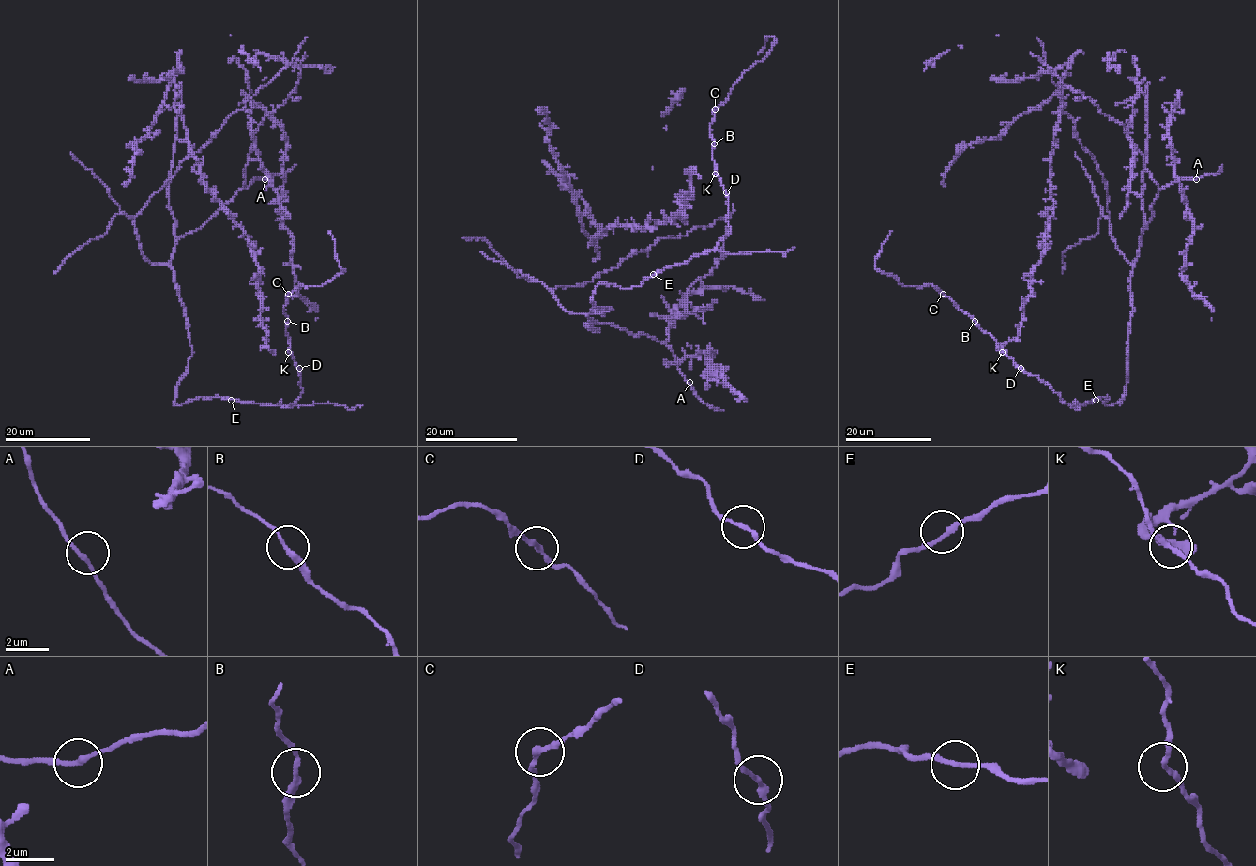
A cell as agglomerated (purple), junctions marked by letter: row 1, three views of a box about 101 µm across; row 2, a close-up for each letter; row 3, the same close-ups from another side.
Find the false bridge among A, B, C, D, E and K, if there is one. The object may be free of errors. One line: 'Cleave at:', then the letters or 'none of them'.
Cleave at: none of them

